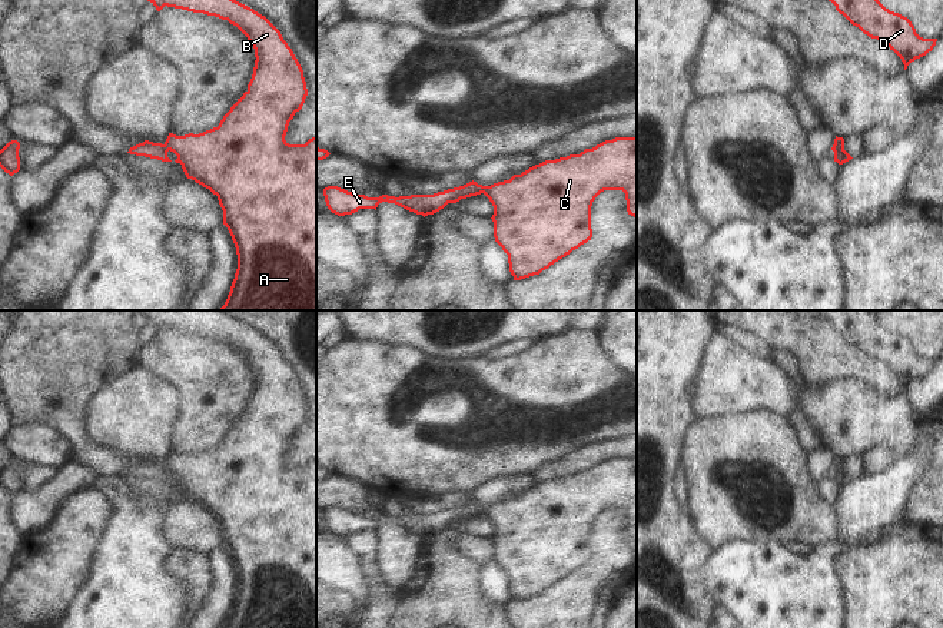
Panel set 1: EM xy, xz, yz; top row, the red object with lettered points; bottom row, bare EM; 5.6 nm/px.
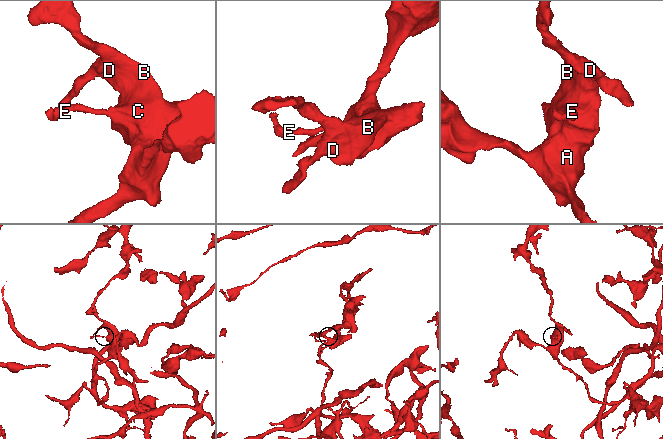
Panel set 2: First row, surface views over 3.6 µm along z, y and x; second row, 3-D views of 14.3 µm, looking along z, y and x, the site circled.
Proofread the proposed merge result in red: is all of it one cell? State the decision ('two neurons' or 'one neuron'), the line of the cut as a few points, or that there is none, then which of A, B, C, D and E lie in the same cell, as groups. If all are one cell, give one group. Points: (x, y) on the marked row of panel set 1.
two neurons | yz (833, 146), (842, 153), (844, 162) | A B C D / E

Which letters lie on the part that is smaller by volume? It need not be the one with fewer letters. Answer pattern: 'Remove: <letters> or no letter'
Remove: E

